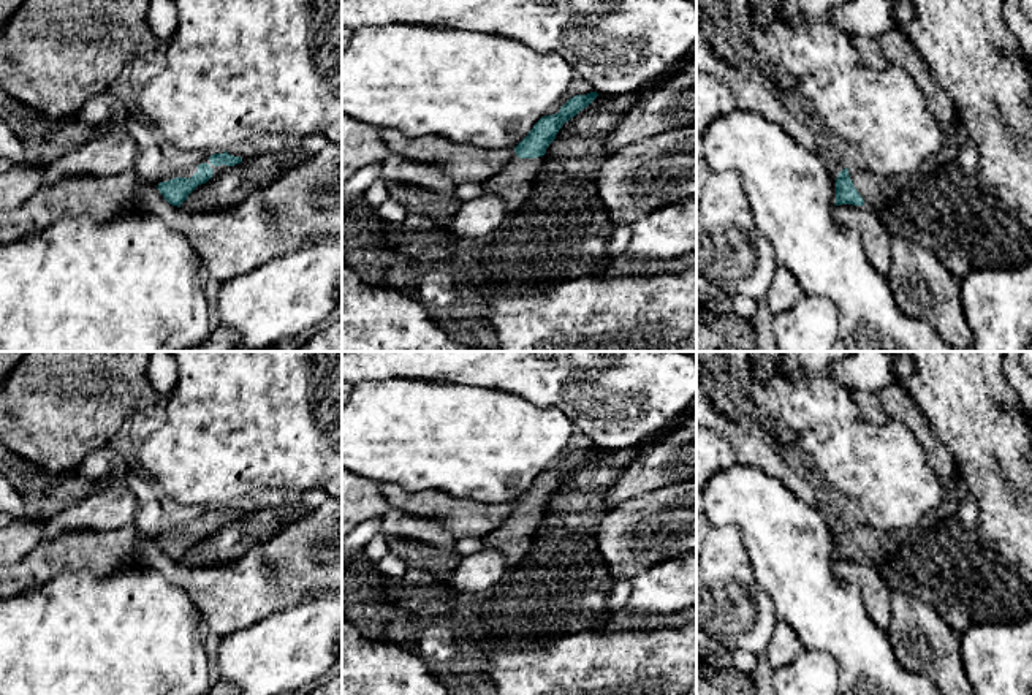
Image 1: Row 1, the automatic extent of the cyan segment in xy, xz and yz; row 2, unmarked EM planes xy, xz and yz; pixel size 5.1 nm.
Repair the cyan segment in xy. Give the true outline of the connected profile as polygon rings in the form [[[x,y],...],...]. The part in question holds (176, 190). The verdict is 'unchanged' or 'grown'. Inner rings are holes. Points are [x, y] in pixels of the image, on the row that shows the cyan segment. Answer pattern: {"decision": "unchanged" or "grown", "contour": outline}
{"decision": "grown", "contour": [[[176,163],[168,168],[165,176],[158,184],[158,190],[163,198],[180,207],[180,204],[188,198],[188,195],[201,184],[206,184],[214,174],[214,169],[207,163]]]}

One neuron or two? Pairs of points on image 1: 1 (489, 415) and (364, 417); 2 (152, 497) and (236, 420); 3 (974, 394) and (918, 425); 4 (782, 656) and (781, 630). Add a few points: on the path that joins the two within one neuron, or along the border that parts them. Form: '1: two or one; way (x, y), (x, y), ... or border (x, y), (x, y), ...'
1: one; way (458, 417), (396, 417)
2: two; border (140, 472), (160, 493)
3: two; border (906, 390), (929, 429), (948, 451)
4: one; way (782, 649), (782, 637)

